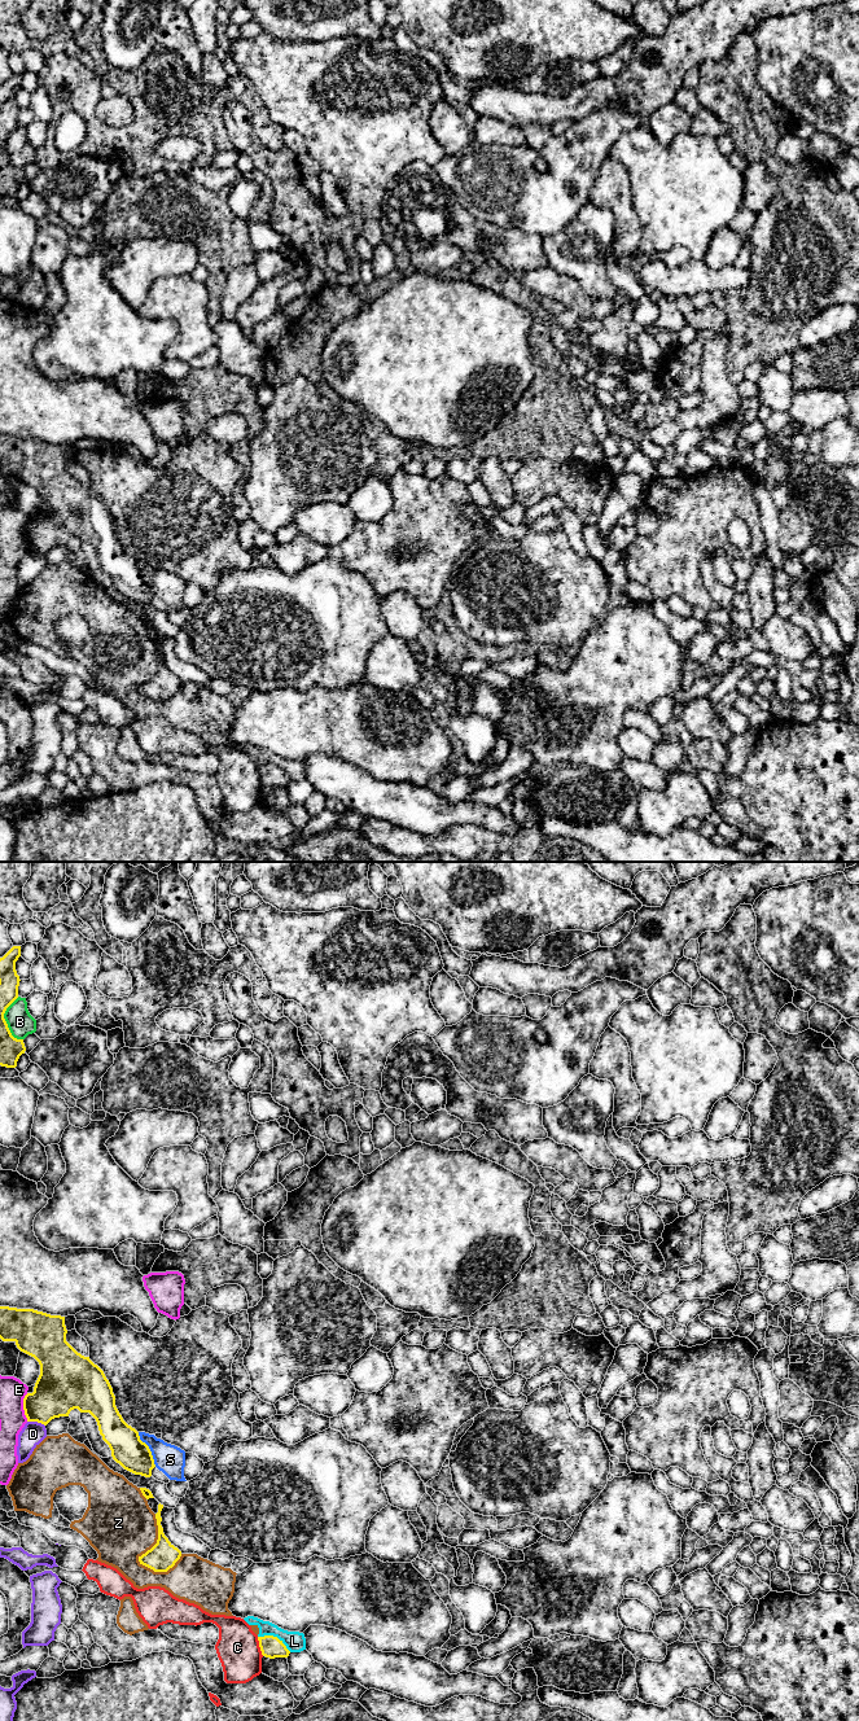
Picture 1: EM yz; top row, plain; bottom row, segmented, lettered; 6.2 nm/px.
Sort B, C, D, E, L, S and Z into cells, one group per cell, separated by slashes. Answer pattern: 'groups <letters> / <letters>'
groups B / C / D / E / L Z / S

